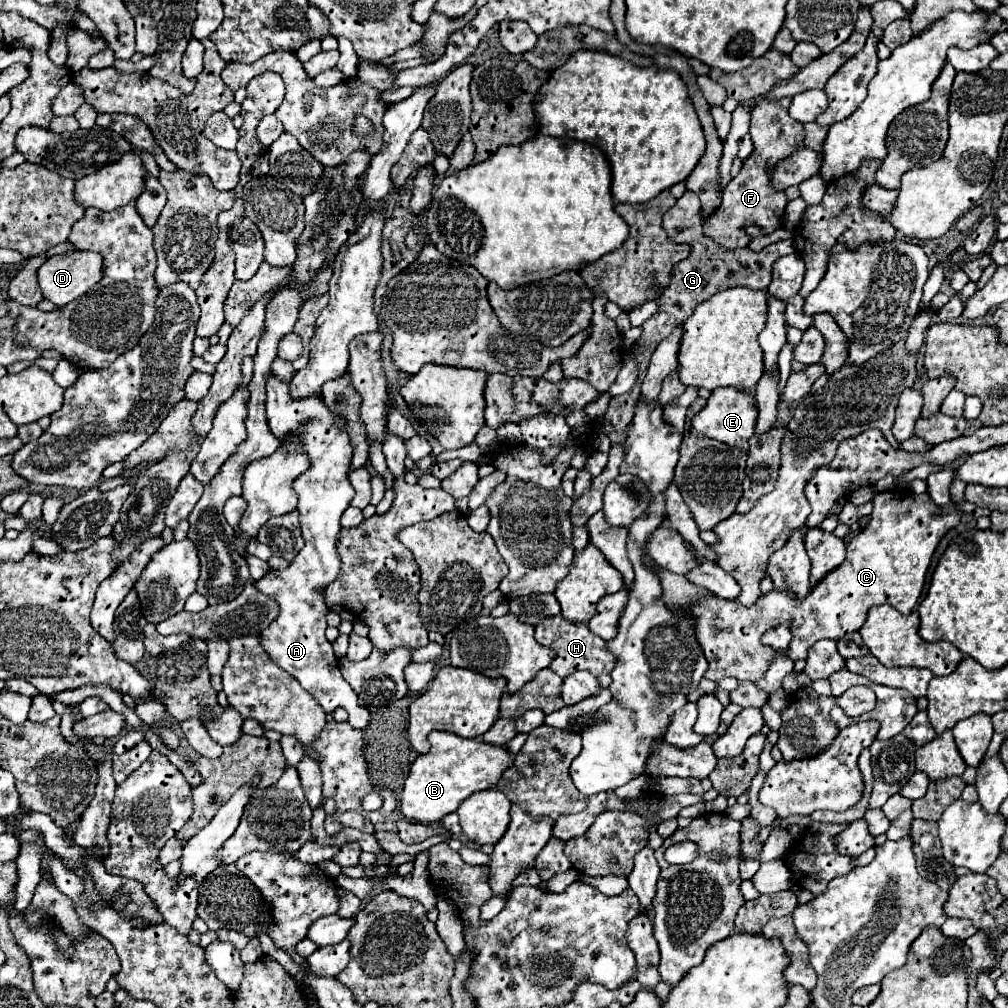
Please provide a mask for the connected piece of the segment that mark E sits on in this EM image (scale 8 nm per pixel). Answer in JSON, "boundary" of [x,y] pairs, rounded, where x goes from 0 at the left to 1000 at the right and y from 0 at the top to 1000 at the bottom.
{"boundary":[[[724,384],[724,386],[708,386],[706,392],[702,394],[700,404],[692,408],[685,420],[687,420],[687,426],[690,426],[692,430],[704,436],[730,443],[734,447],[742,447],[742,436],[750,428],[750,414],[752,414],[752,406],[748,402],[748,396],[742,390],[728,388],[728,384]]]}

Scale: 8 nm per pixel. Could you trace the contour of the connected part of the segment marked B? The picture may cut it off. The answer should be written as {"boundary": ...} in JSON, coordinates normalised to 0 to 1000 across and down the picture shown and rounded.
{"boundary":[[[429,725],[425,735],[427,745],[413,751],[399,783],[397,805],[407,814],[423,818],[438,814],[440,809],[452,805],[454,799],[468,787],[490,781],[508,757],[502,741],[484,739],[474,733],[460,733],[444,725]]]}

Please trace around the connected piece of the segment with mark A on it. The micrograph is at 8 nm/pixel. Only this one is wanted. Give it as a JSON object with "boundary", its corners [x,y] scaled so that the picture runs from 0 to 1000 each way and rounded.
{"boundary":[[[276,374],[266,376],[264,380],[266,396],[266,422],[268,428],[282,436],[286,428],[300,428],[300,438],[308,451],[310,463],[292,477],[292,487],[296,489],[296,509],[298,523],[304,543],[294,551],[294,555],[278,566],[266,566],[260,574],[252,578],[256,586],[268,590],[276,598],[276,612],[258,628],[258,638],[264,644],[266,652],[284,668],[294,672],[298,680],[312,689],[321,707],[329,707],[339,701],[347,709],[349,721],[363,721],[365,703],[355,699],[355,689],[341,676],[329,640],[321,632],[323,608],[327,606],[319,594],[317,584],[327,580],[337,568],[337,551],[335,551],[335,531],[337,531],[337,513],[351,493],[351,485],[345,479],[345,463],[349,455],[349,441],[345,430],[341,428],[341,418],[333,412],[327,412],[319,396],[288,396],[286,380]]]}

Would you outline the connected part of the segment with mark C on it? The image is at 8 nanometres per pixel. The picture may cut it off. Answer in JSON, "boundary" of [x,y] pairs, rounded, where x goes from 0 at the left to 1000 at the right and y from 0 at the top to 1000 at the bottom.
{"boundary":[[[877,487],[871,489],[867,495],[867,507],[861,513],[859,523],[847,531],[841,539],[841,549],[839,549],[839,557],[835,561],[831,561],[827,566],[823,566],[821,570],[817,570],[806,584],[804,588],[794,596],[786,586],[772,586],[766,584],[764,588],[756,590],[748,600],[738,602],[730,596],[720,596],[710,592],[708,588],[696,584],[696,582],[688,582],[687,578],[681,576],[679,570],[671,570],[665,568],[657,563],[653,563],[643,551],[641,551],[641,561],[645,561],[645,564],[655,572],[655,580],[657,580],[657,596],[661,598],[661,602],[665,606],[677,606],[681,608],[687,616],[688,616],[688,628],[692,634],[692,640],[696,642],[704,662],[698,668],[700,674],[706,676],[714,676],[718,672],[730,672],[730,674],[740,674],[740,676],[752,676],[764,662],[766,654],[772,650],[772,646],[768,646],[766,642],[760,642],[754,638],[756,630],[762,624],[768,624],[776,618],[784,618],[784,626],[786,626],[786,636],[782,640],[782,644],[778,646],[786,656],[790,654],[800,654],[802,644],[812,636],[812,634],[835,634],[841,628],[847,628],[855,622],[859,608],[863,602],[867,600],[885,600],[889,602],[893,608],[901,610],[907,600],[913,594],[915,582],[917,582],[917,574],[919,574],[919,566],[923,563],[923,555],[925,549],[931,541],[931,537],[938,531],[940,525],[944,525],[950,517],[952,517],[952,507],[940,509],[940,511],[931,511],[933,503],[929,503],[923,495],[921,489],[917,491],[905,491],[901,487]]]}

